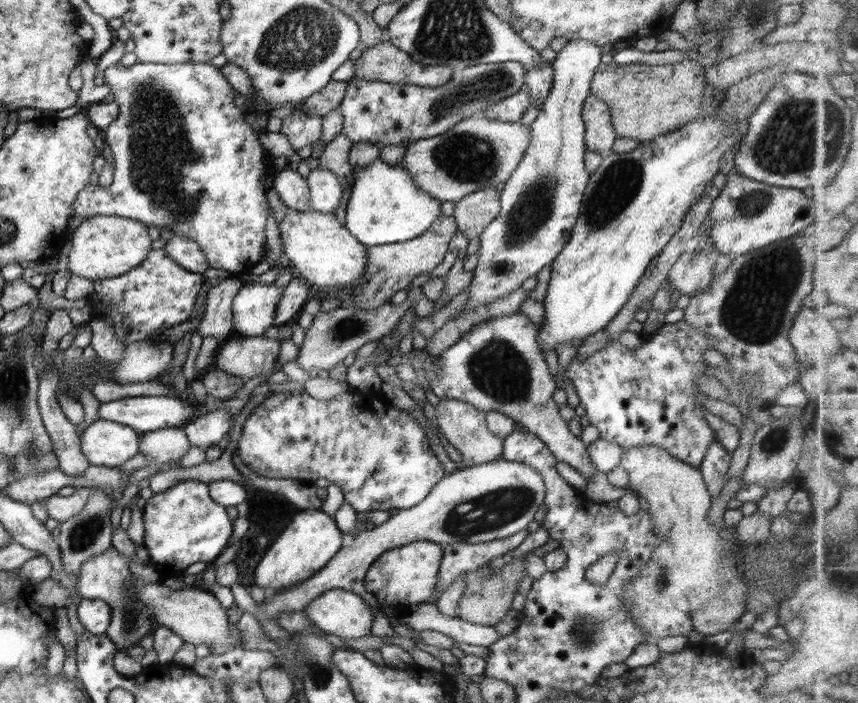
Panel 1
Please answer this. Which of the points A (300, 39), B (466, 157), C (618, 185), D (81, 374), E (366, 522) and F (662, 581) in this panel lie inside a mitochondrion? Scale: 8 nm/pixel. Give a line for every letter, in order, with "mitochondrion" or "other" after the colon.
A: mitochondrion
B: mitochondrion
C: mitochondrion
D: mitochondrion
E: other
F: mitochondrion

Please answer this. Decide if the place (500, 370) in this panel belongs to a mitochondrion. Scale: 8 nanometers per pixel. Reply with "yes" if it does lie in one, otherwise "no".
yes

